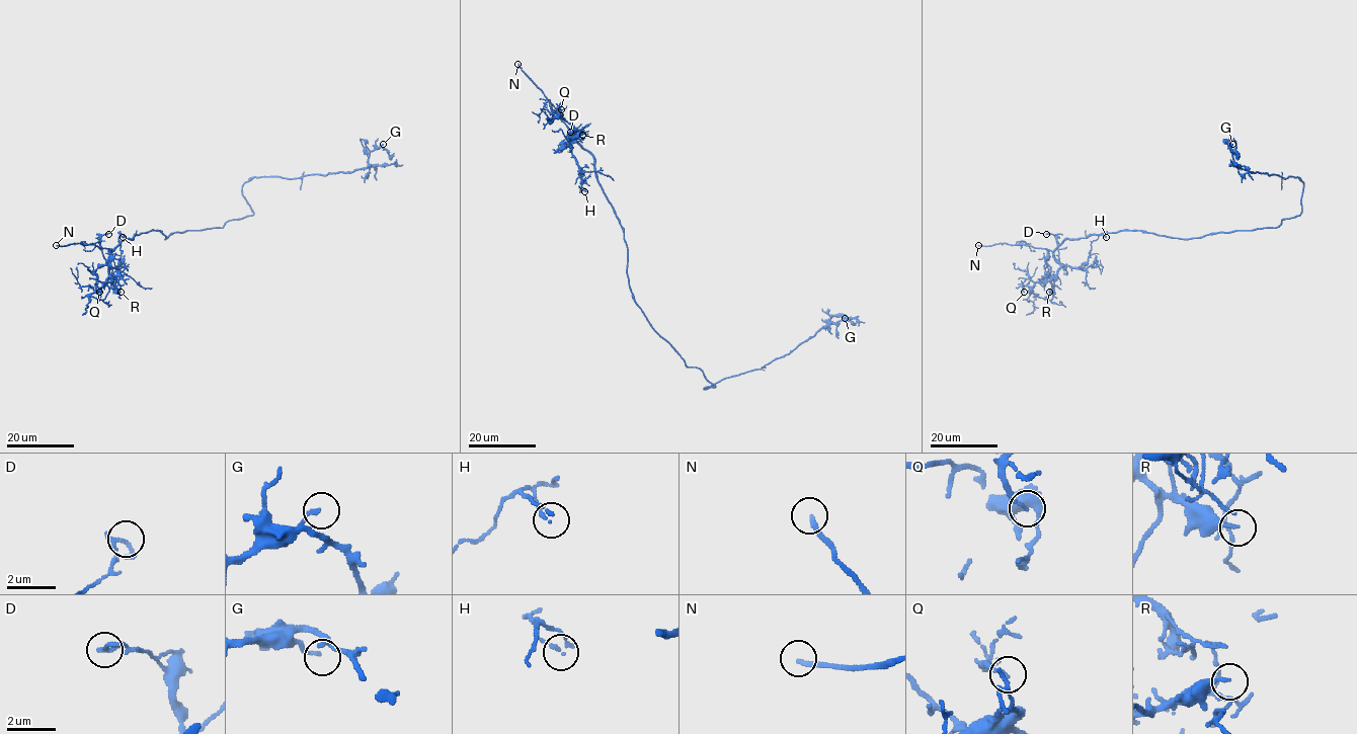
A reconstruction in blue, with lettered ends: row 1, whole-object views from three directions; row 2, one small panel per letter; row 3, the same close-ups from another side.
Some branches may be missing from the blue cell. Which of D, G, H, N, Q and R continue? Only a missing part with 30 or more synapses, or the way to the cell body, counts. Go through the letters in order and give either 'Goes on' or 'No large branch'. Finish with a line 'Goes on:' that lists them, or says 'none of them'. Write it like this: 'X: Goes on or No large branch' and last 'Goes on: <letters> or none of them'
D: No large branch
G: No large branch
H: No large branch
N: Goes on
Q: No large branch
R: No large branch
Goes on: N

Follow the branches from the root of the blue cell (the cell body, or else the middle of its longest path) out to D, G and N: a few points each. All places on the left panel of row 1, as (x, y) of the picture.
D: (189, 230), (172, 233), (166, 239), (160, 230), (136, 235), (123, 240), (105, 260), (100, 238), (108, 234)
G: (189, 230), (222, 228), (250, 216), (242, 187), (254, 177), (353, 172), (366, 169), (369, 154), (383, 144)
N: (189, 230), (172, 233), (166, 239), (160, 230), (150, 230), (125, 239), (112, 250), (95, 245), (56, 245)

